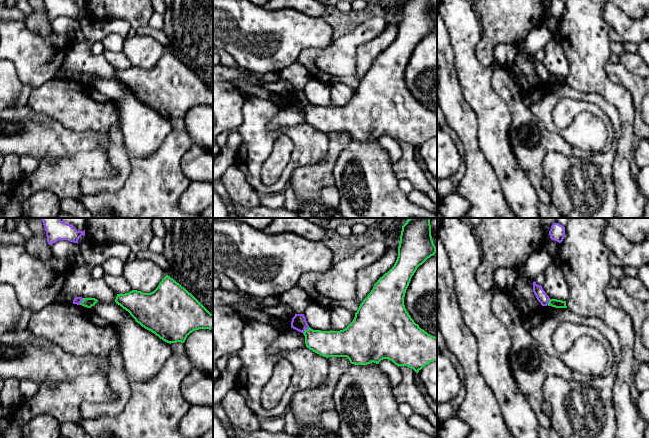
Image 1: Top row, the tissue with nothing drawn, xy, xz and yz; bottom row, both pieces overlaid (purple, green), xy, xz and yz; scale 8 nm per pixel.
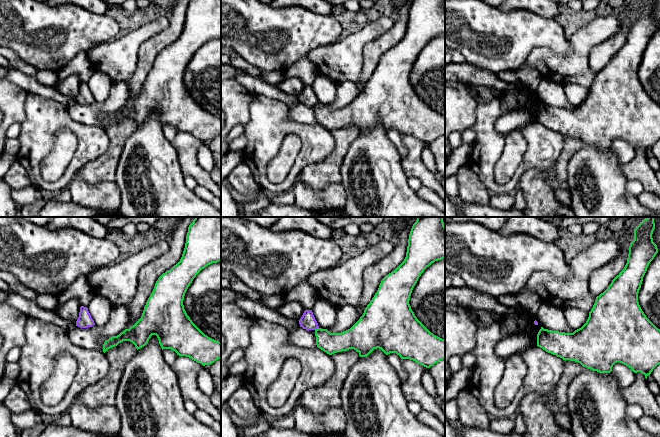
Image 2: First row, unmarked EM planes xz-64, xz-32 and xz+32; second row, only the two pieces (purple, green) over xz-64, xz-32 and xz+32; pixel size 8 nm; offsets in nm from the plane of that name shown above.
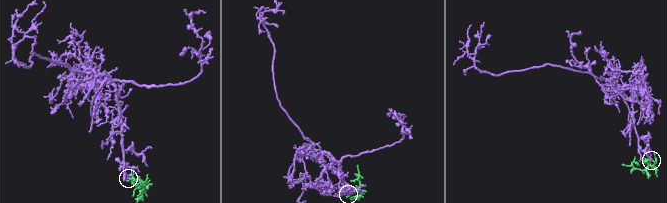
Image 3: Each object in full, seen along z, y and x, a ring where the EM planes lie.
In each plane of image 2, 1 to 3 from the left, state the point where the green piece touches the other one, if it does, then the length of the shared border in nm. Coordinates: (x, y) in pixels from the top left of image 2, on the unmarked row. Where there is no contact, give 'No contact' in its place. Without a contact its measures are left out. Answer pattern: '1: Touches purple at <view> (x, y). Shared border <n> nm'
1: No contact
2: Touches purple at xz-32 (316, 104). Shared border 50 nm
3: No contact

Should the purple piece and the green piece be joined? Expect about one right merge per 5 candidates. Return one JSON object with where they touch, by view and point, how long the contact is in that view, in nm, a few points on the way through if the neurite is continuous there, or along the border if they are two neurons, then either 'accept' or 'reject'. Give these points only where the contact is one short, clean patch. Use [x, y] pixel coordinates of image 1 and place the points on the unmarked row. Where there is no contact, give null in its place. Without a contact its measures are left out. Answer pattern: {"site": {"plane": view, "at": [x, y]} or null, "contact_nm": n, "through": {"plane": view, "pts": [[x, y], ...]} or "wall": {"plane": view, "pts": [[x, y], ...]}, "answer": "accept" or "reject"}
{"site": {"plane": "xz", "at": [305, 105]}, "contact_nm": 80, "wall": {"plane": "xz", "pts": [[309, 103], [303, 109]]}, "answer": "reject"}

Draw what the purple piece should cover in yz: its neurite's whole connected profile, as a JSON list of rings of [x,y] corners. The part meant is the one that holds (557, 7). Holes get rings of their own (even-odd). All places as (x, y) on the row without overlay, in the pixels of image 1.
[[[552,0],[549,7],[551,16],[561,19],[564,15],[565,3],[561,0]]]

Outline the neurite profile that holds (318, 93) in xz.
[[[310,78],[304,88],[304,92],[311,105],[321,107],[331,106],[330,85]]]

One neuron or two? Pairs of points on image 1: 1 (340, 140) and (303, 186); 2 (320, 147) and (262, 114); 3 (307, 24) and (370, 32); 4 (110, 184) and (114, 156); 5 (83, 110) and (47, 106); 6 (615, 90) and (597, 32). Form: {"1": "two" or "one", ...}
{"1": "one", "2": "one", "3": "two", "4": "one", "5": "one", "6": "one"}

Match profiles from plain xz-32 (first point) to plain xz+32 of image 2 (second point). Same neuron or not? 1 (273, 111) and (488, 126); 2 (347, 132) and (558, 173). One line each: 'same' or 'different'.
1: same
2: same

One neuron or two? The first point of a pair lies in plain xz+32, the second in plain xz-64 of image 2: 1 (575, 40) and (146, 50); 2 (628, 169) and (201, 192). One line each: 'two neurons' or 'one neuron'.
1: two neurons
2: two neurons

